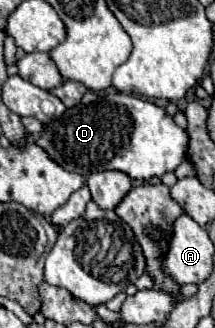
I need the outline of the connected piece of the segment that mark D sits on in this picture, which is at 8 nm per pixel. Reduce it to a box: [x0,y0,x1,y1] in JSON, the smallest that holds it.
[36,91,188,181]

